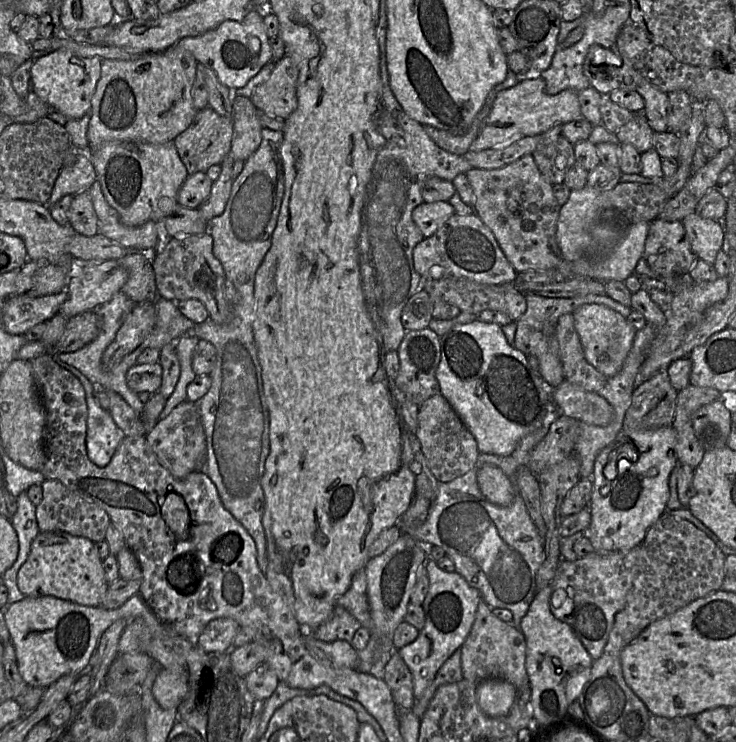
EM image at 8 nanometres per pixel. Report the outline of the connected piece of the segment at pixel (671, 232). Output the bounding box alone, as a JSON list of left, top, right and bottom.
[642,218,698,279]

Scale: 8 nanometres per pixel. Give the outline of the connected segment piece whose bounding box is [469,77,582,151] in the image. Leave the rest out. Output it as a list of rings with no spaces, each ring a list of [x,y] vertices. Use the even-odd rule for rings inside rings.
[[[538,77],[521,80],[515,86],[498,92],[469,150],[493,149],[582,118],[578,92],[567,89],[556,95],[549,95],[545,87],[545,80]]]

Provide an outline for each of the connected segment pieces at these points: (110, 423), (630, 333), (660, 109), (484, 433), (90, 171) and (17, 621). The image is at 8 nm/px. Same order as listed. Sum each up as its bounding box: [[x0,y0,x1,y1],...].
[[54,359,125,467],[572,304,637,378],[616,56,668,133],[436,320,555,456],[45,153,97,209],[3,593,152,688]]

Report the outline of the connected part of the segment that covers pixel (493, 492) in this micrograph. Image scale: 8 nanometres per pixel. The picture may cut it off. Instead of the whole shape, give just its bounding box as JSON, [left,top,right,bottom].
[477,465,517,506]

